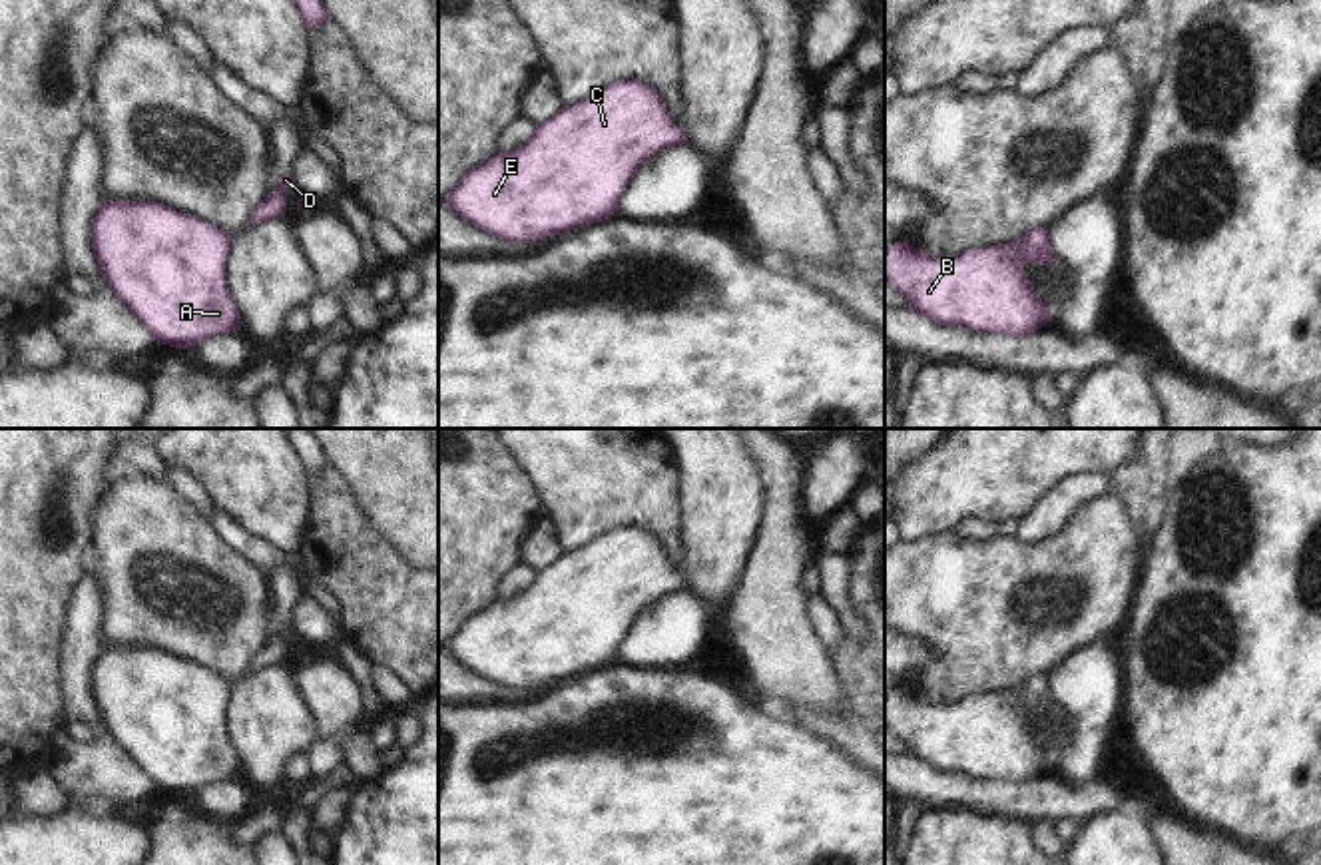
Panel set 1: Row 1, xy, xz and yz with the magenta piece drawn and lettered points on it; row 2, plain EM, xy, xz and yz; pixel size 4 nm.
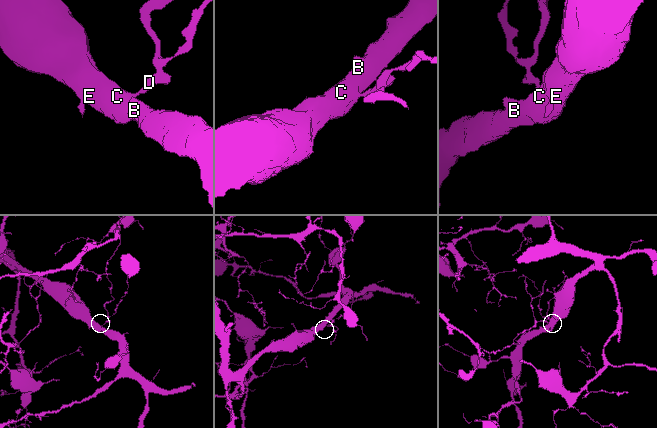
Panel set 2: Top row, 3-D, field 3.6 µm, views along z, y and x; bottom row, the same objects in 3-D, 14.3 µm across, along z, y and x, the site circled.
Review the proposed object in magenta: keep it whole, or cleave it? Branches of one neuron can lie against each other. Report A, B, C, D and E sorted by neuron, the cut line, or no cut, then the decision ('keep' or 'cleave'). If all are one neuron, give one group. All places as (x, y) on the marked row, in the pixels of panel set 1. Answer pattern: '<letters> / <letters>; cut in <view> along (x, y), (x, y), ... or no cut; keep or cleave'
A B C D E; no cut; keep

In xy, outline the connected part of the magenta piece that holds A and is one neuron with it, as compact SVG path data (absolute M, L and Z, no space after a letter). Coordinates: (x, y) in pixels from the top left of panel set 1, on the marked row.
M104 199L90 223L94 257L106 285L151 333L155 345L197 347L211 335L241 331L239 311L225 279L225 231L155 201Z

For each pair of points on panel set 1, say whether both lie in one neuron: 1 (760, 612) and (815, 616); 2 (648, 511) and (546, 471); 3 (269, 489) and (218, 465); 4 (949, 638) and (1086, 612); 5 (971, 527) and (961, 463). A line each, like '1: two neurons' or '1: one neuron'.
1: two neurons
2: one neuron
3: one neuron
4: one neuron
5: two neurons

